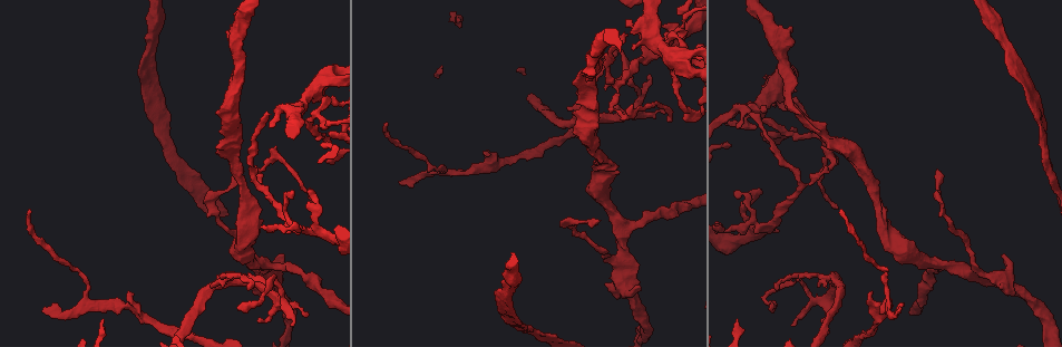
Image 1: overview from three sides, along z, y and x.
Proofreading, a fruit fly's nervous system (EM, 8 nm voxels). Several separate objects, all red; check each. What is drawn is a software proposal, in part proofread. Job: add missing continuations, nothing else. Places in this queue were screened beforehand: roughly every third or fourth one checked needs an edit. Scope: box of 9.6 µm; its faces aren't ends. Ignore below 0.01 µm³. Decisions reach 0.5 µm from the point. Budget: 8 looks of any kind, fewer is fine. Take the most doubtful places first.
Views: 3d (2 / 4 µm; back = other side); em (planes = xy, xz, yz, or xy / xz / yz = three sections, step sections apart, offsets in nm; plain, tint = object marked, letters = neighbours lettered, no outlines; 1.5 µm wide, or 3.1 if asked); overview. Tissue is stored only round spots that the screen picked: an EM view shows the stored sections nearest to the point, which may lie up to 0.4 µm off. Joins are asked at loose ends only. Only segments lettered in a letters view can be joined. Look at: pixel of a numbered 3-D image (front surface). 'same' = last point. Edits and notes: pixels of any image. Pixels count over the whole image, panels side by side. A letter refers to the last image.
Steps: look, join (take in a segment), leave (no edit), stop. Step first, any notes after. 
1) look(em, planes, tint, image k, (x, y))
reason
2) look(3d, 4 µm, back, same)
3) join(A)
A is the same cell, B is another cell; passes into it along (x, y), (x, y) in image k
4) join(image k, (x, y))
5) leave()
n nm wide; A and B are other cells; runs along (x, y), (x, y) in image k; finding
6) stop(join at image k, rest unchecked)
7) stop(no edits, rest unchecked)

look(em, planes, letters, image 1, (899, 308))
branch stops here

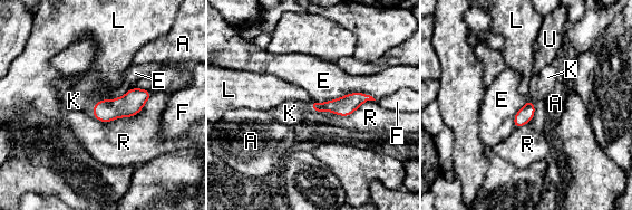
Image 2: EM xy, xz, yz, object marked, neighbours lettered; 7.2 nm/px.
join(K)
K is the same cell, A, E, F, L, R and U are other cells; passes into it along (344, 106), (321, 111), (290, 113) in image 2; it goes on there

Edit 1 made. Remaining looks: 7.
look(overview)

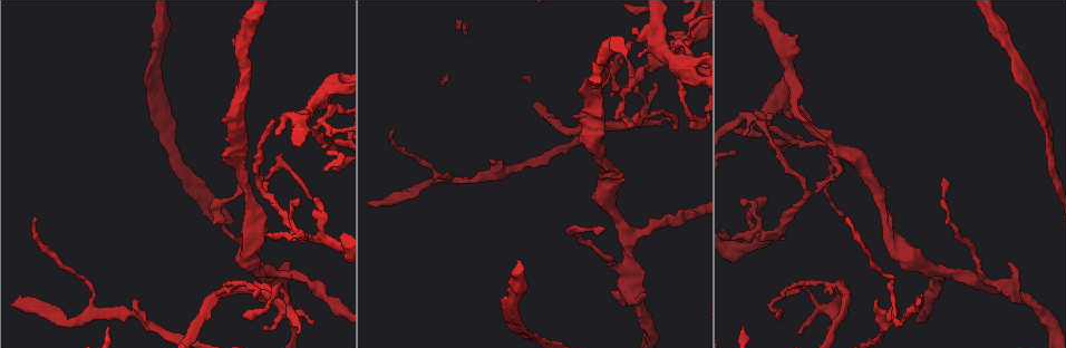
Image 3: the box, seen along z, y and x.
look(3d, 4 µm, image 3, (832, 295))
free end

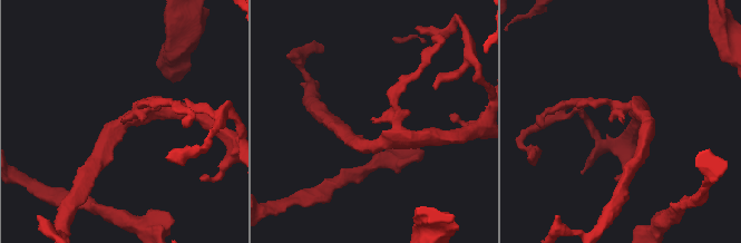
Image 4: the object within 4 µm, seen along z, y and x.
look(em, yz, step 4, tint, image 4, (124, 124))

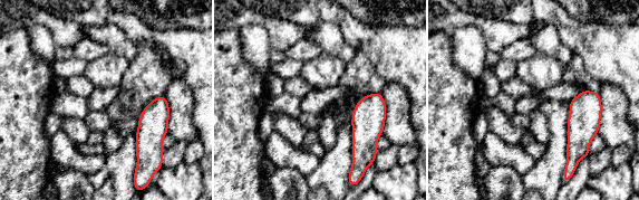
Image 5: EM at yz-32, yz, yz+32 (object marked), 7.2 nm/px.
look(em, planes, letters, same)
another direction

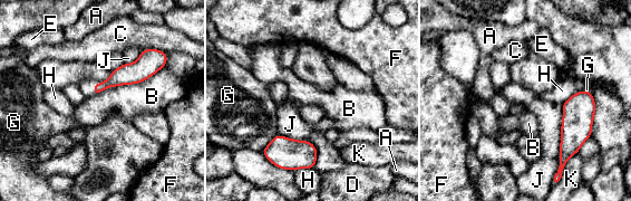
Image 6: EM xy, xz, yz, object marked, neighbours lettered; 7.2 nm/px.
leave()
A, B, C, D, E, F, G, H, J and K are other cells; none of them fits

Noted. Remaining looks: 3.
look(3d, 2 µm, image 3, (503, 312))
free end

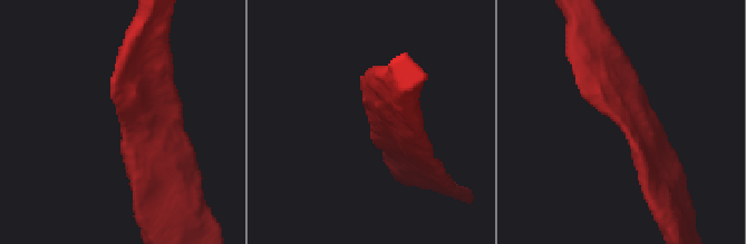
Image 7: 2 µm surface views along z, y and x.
look(em, xz, step 4, letters, image 7, (629, 134))
shape alone is not enough

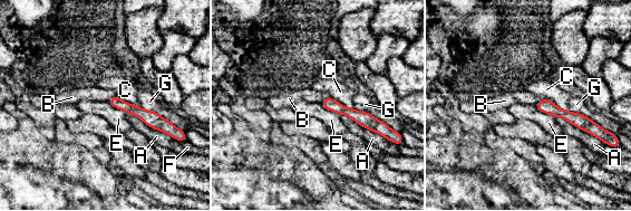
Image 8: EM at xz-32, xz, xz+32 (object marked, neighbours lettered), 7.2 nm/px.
look(em, planes, letters, same)

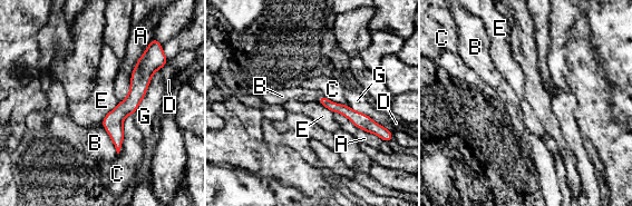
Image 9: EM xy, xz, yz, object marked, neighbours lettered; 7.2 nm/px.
leave()
A, B, C, D, E and G are other cells; runs along (149, 54), (117, 116), (117, 145) in image 9; no lettered segment goes on from it

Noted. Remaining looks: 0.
stop(join at image 2, rest unchecked)

